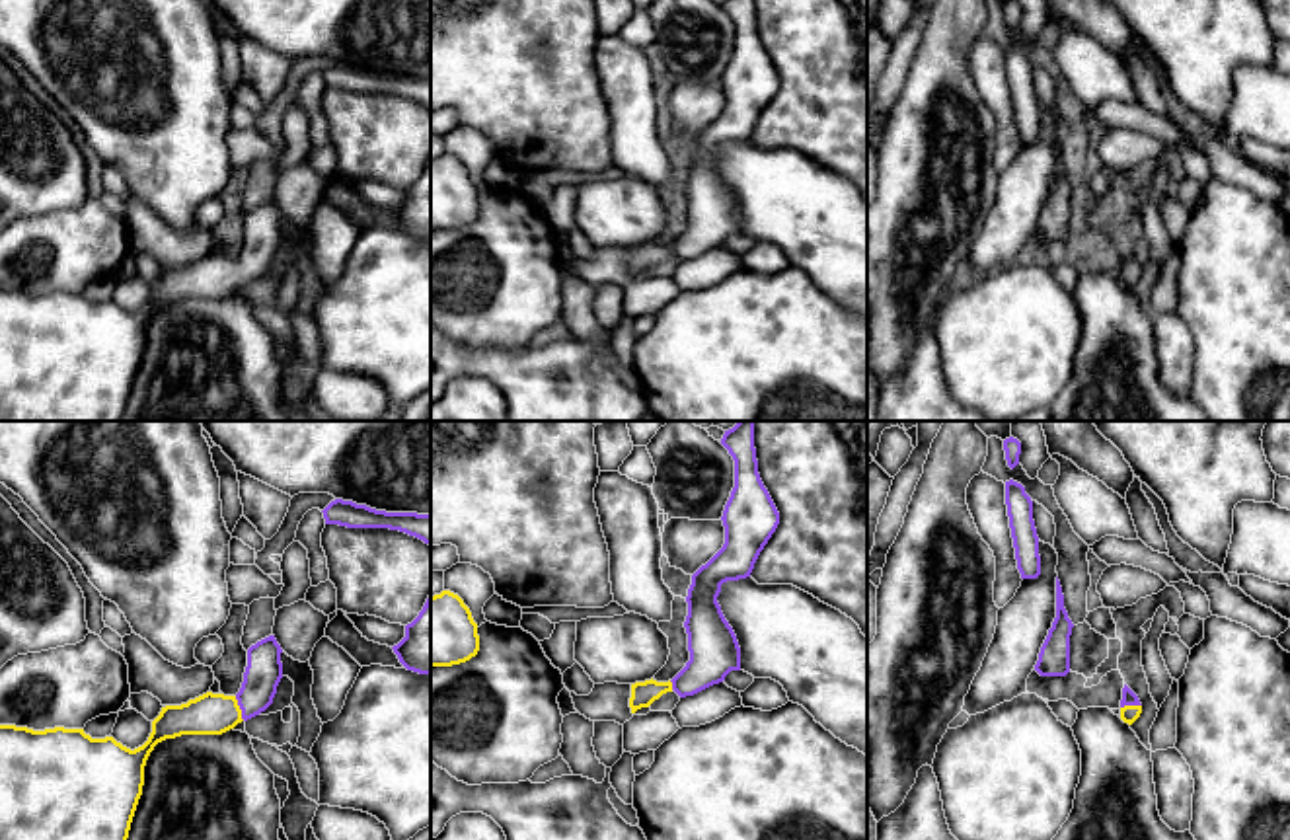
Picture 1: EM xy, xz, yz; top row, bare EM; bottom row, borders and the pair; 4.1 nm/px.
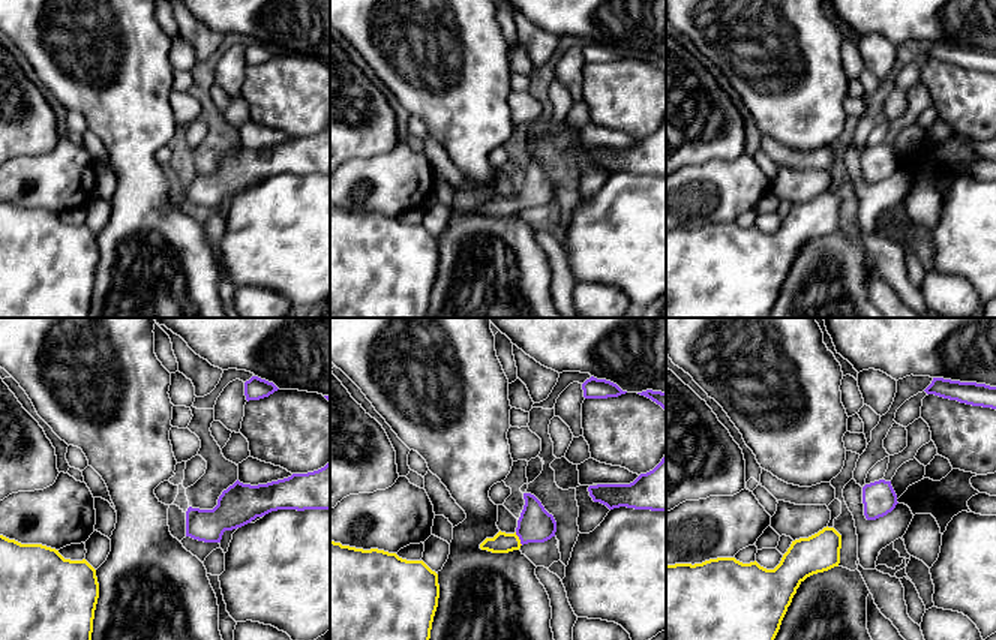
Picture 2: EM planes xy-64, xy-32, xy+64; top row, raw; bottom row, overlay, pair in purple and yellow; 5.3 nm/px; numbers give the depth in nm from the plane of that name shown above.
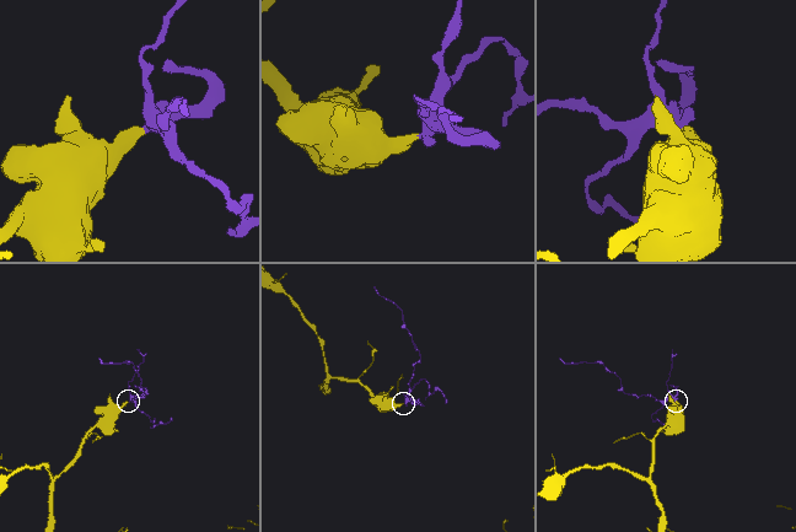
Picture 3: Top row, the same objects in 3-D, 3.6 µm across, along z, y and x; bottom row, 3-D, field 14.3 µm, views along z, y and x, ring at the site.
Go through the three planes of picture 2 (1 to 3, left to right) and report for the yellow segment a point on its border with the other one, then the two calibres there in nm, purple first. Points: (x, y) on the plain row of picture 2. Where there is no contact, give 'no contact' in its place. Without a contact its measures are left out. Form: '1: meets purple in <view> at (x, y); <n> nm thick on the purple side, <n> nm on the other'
1: no contact
2: meets purple in xy-32 at (519, 203); 190 nm thick on the purple side, 110 nm on the other
3: no contact

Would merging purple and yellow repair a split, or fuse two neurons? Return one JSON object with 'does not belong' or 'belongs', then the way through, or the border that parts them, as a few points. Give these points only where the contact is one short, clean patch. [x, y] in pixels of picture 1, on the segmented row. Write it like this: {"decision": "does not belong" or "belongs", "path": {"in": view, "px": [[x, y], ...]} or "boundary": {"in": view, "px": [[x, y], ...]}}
{"decision": "belongs", "path": {"in": "xy", "px": [[264, 671], [258, 690], [240, 708], [211, 714]]}}

